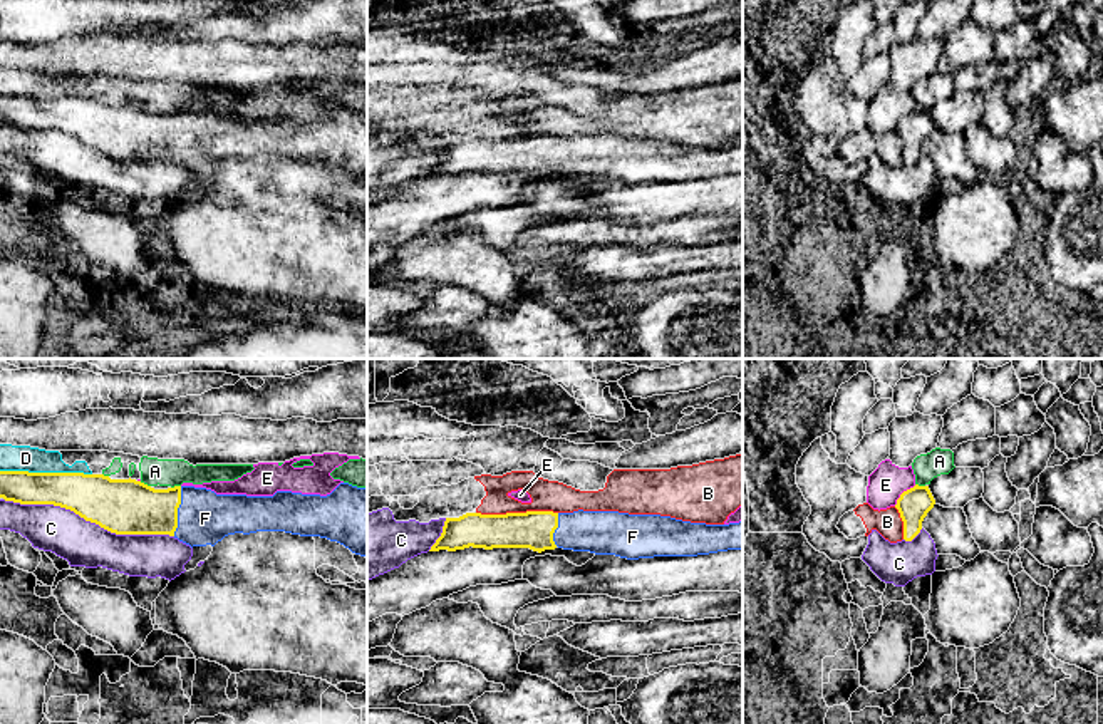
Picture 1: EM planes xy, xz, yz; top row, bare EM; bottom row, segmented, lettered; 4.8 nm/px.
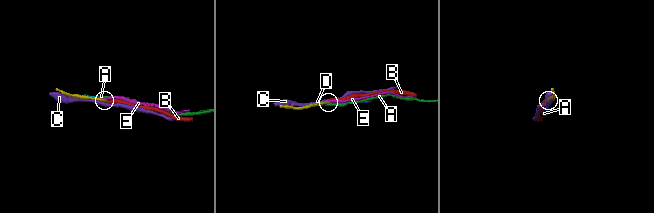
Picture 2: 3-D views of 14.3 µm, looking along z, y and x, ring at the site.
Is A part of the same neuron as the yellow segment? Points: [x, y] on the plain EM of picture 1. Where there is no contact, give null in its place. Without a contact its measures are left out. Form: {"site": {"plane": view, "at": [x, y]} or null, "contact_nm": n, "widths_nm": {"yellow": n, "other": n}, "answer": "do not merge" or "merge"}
{"site": {"plane": "xy", "at": [143, 108]}, "contact_nm": 60, "widths_nm": {"yellow": 280, "other": 130}, "answer": "do not merge"}

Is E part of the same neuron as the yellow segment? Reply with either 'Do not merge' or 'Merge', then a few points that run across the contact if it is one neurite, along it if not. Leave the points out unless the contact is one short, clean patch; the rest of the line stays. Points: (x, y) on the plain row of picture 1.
Do not merge. Line: yz (916, 109), (907, 113), (894, 129)

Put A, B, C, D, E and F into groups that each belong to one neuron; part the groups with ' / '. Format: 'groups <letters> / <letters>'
groups A / B / C / D E / F

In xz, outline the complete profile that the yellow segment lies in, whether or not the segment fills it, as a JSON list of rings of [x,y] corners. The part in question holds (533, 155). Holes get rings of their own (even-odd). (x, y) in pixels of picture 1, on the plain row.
[[[526,136],[506,139],[466,137],[446,142],[429,176],[464,173],[530,173],[590,176],[627,184],[697,181],[743,174],[743,146],[706,149],[660,139],[619,136]]]

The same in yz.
[[[919,111],[904,116],[897,124],[895,132],[904,146],[904,164],[912,166],[922,154],[922,146],[934,132],[935,124],[929,111]]]

